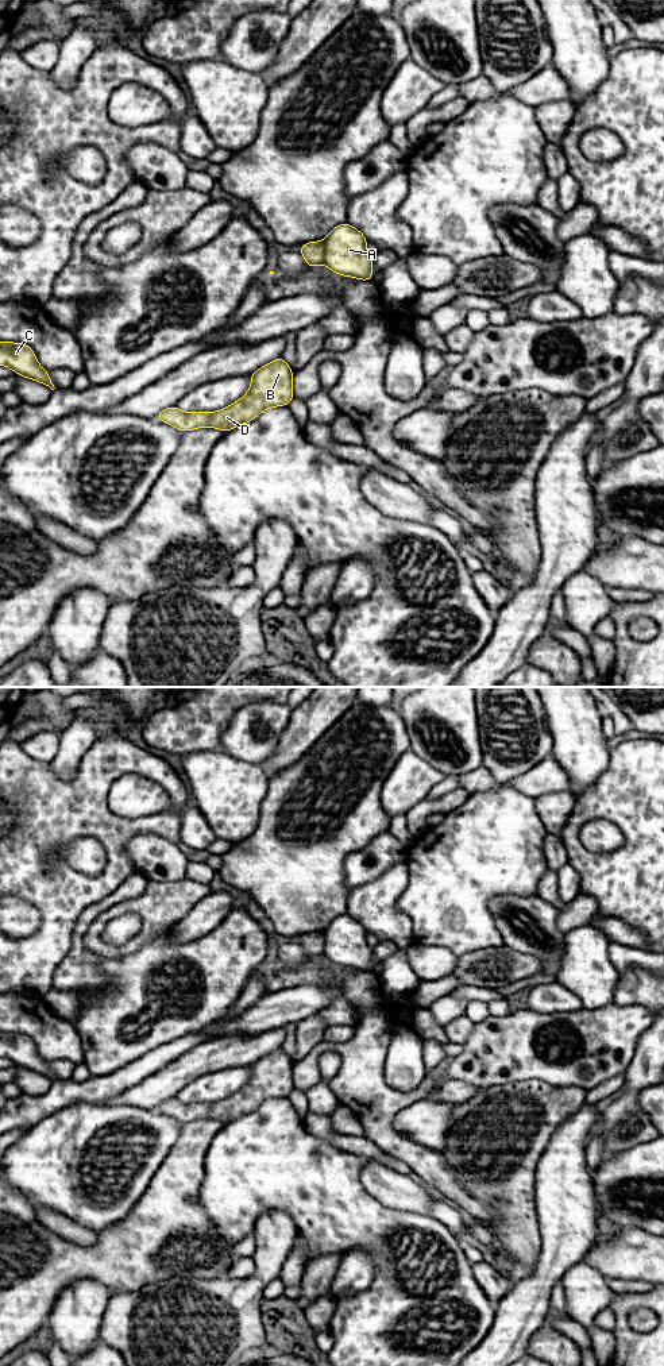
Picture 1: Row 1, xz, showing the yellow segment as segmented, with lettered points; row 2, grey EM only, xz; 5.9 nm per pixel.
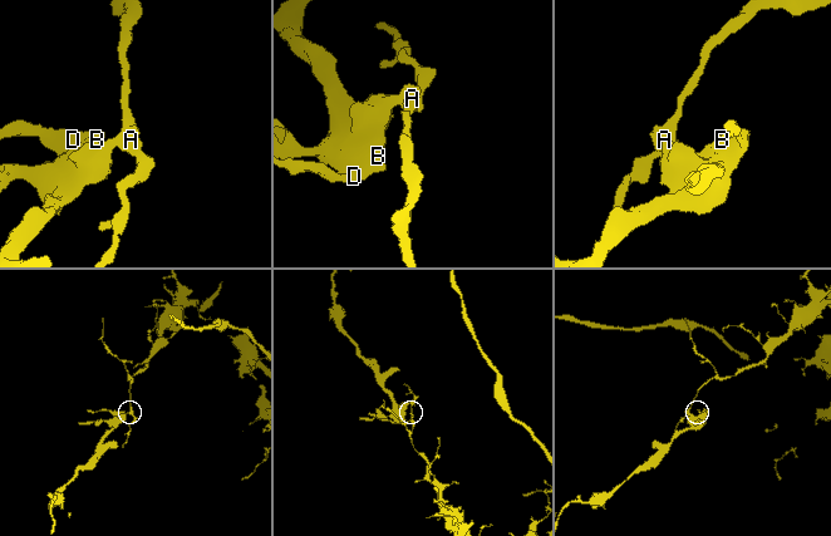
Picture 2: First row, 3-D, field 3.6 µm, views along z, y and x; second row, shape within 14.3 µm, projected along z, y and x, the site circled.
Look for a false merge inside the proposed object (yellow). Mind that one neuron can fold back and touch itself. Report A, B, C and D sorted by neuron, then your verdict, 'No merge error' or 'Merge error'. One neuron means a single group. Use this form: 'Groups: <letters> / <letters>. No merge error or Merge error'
Groups: A / B C D. Merge error

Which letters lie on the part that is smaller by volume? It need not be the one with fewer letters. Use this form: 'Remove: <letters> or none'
Remove: B, C, D

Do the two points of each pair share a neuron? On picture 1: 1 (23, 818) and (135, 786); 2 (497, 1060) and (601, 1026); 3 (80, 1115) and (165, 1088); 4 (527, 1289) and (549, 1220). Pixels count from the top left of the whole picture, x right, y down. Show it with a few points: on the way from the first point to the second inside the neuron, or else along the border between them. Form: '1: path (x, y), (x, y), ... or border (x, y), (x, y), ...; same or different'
1: border (132, 774), (119, 776), (107, 798), (127, 820); different
2: path (527, 1060), (564, 1067), (586, 1056); same
3: border (101, 1103), (132, 1104), (146, 1110); different
4: path (544, 1272), (551, 1265), (551, 1238); same

